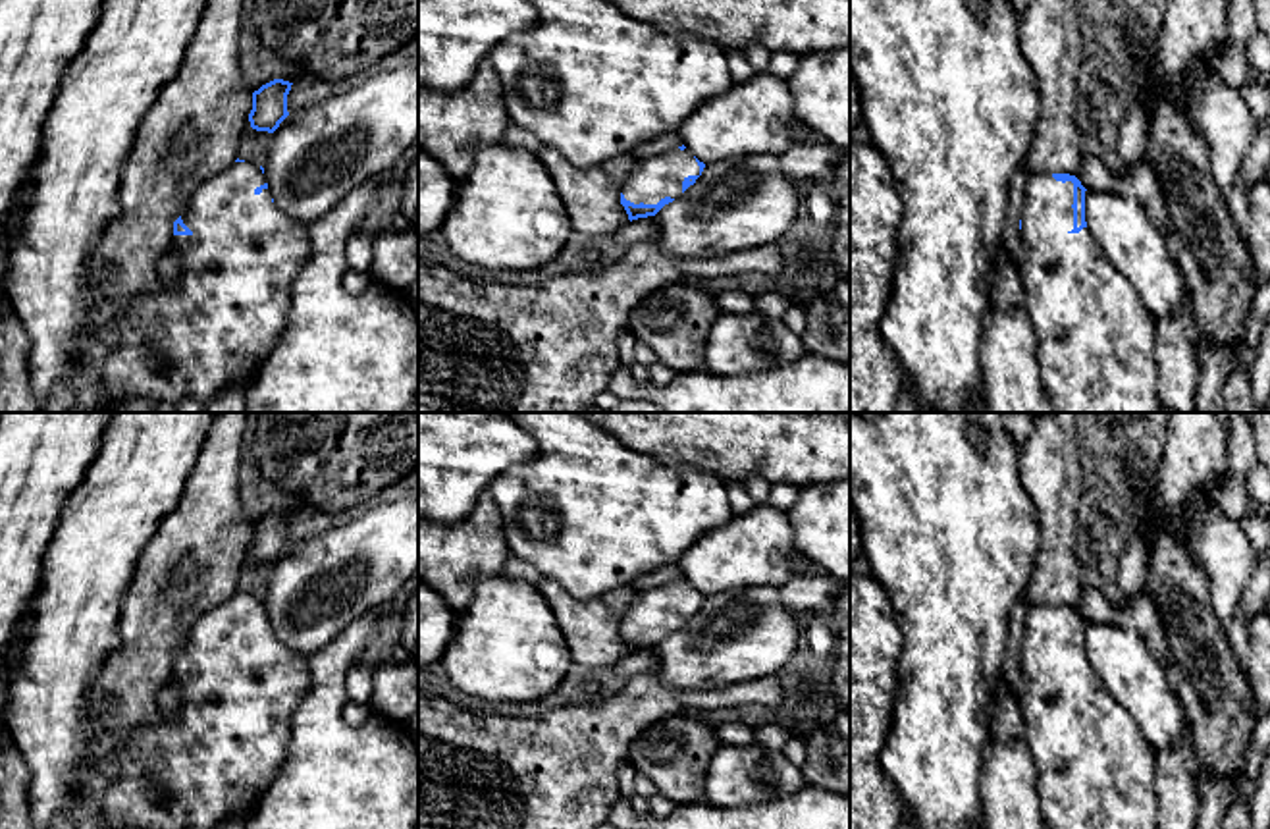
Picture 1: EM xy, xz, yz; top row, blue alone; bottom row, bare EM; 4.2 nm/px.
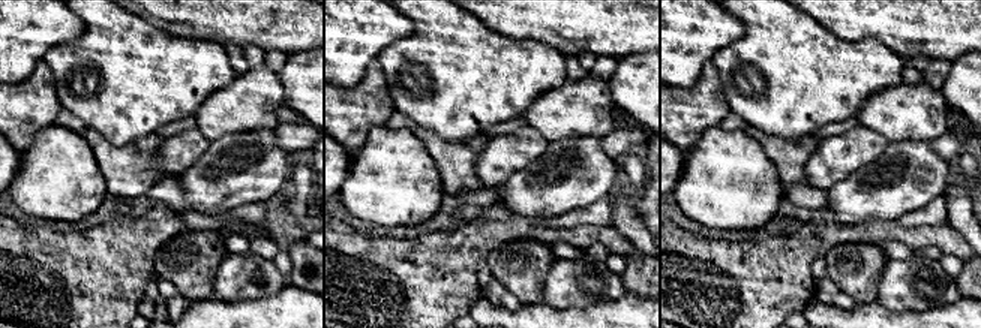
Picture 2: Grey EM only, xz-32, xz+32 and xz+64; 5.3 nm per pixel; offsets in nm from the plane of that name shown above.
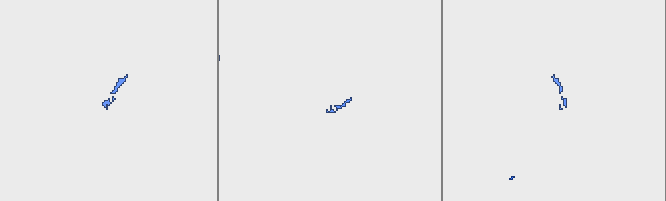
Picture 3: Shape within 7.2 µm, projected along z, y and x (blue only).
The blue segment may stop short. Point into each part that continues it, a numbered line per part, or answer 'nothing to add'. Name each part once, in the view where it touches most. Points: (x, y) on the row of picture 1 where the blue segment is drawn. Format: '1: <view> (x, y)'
1: yz (1095, 340)

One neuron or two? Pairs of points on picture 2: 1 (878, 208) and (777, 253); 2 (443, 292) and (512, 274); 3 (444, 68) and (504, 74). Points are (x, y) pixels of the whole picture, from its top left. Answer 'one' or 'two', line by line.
1: two
2: two
3: one

